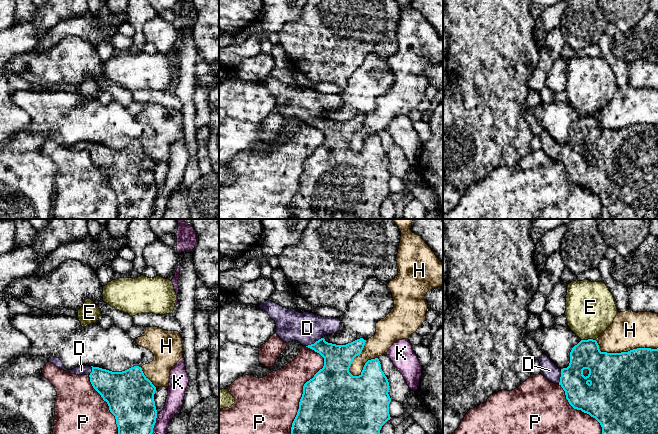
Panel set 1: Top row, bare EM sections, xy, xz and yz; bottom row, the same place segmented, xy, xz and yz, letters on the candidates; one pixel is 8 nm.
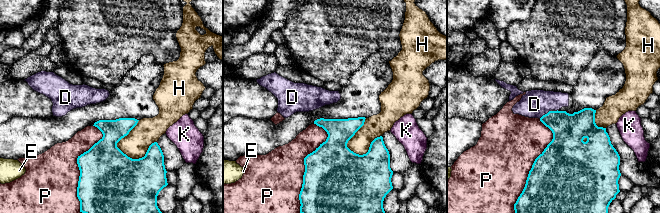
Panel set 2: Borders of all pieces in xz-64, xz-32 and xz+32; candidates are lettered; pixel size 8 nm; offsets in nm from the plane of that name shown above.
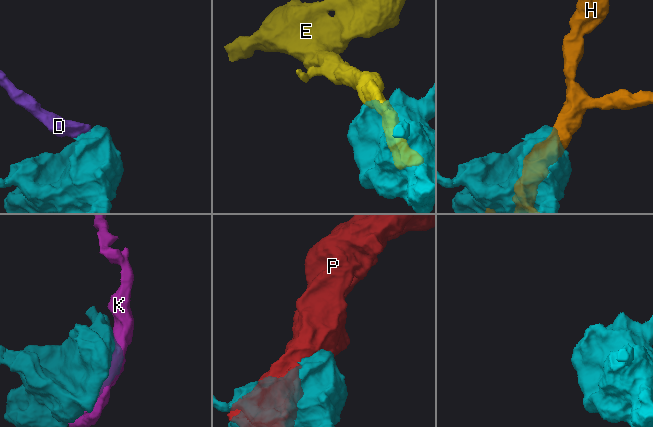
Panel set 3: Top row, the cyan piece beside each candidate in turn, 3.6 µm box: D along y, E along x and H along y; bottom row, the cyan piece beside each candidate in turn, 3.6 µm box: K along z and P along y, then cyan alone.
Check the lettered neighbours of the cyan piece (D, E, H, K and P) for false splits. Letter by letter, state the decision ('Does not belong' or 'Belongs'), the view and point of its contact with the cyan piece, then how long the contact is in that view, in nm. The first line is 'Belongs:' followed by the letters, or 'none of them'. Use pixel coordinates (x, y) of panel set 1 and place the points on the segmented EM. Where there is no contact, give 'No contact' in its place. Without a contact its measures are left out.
Belongs: D
D: Belongs. Touches cyan at xz (314, 343). Shared border 150 nm
E: Does not belong. Touches cyan at yz (588, 339). Shared border 120 nm
H: Does not belong. Touches cyan at xz (354, 357). Shared border 320 nm
K: Does not belong. Touches cyan at xy (154, 424). Shared border 170 nm
P: Does not belong. Touches cyan at xz (303, 387). Shared border 700 nm

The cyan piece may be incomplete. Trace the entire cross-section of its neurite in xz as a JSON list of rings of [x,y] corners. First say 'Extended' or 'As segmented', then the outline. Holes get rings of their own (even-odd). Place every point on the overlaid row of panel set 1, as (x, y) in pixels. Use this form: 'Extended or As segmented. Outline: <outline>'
Extended. Outline: [[[270,300],[259,305],[260,309],[268,313],[276,323],[276,334],[286,343],[298,341],[324,358],[324,366],[312,379],[303,386],[303,394],[299,402],[297,415],[292,423],[291,434],[380,434],[382,426],[390,420],[389,404],[391,398],[389,382],[381,369],[378,358],[368,360],[359,376],[353,376],[349,368],[354,358],[361,354],[366,340],[357,339],[346,345],[328,343],[324,335],[333,334],[340,330],[340,319],[334,317],[321,317],[313,313],[300,313],[293,309],[286,309]]]

